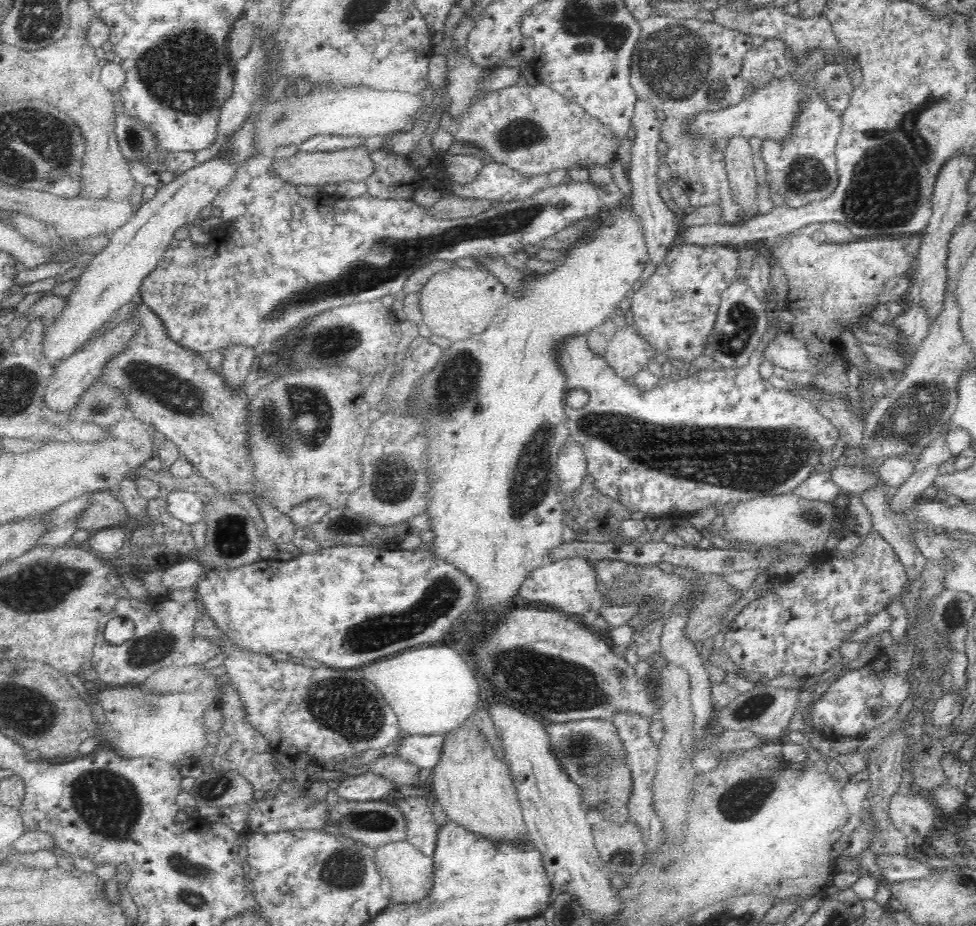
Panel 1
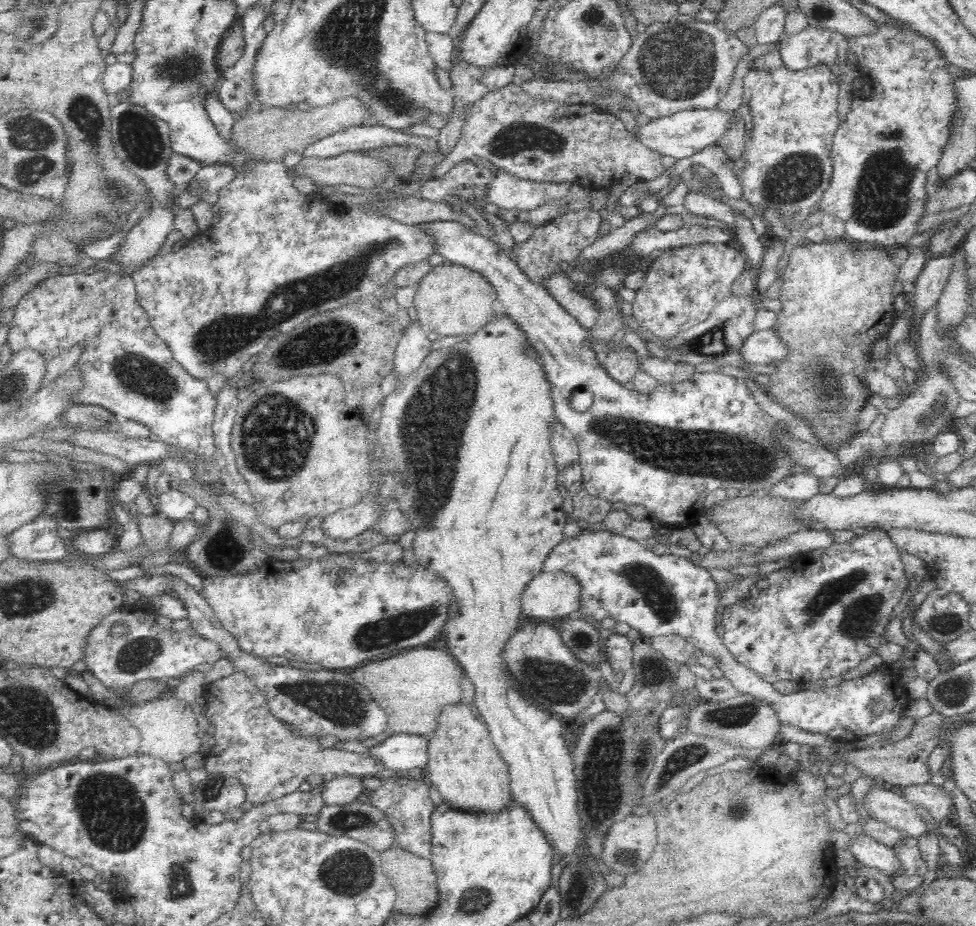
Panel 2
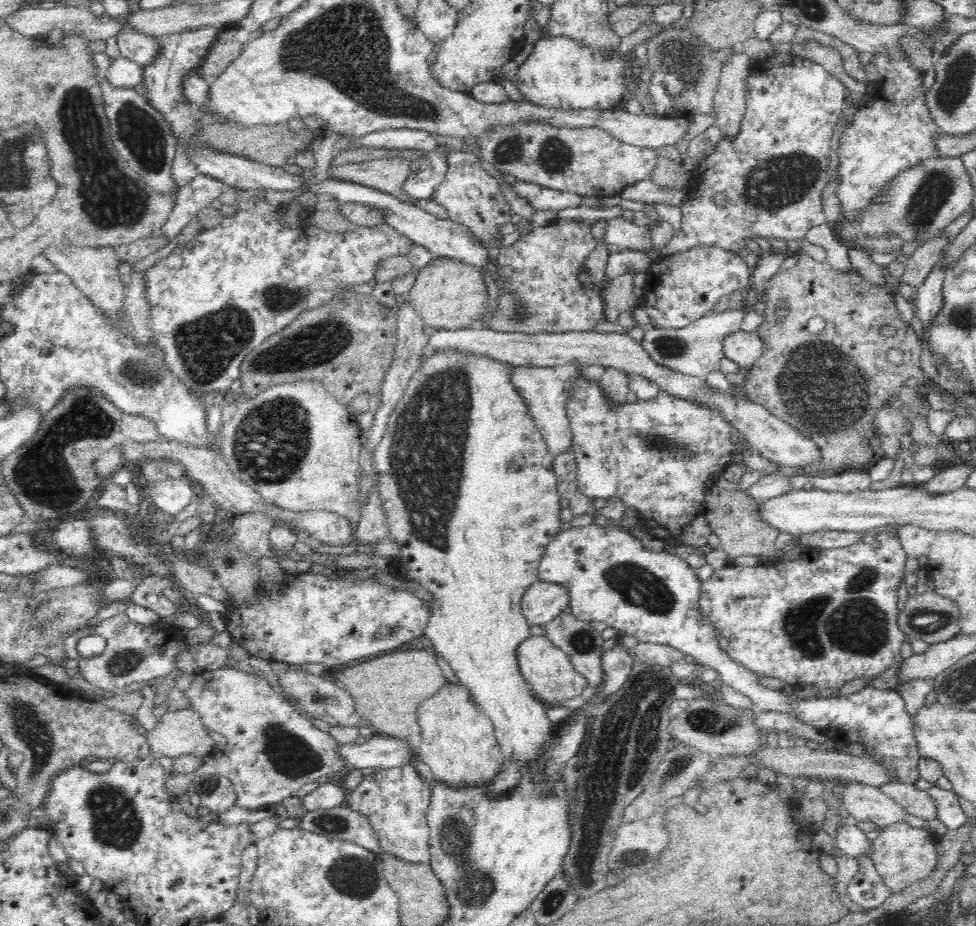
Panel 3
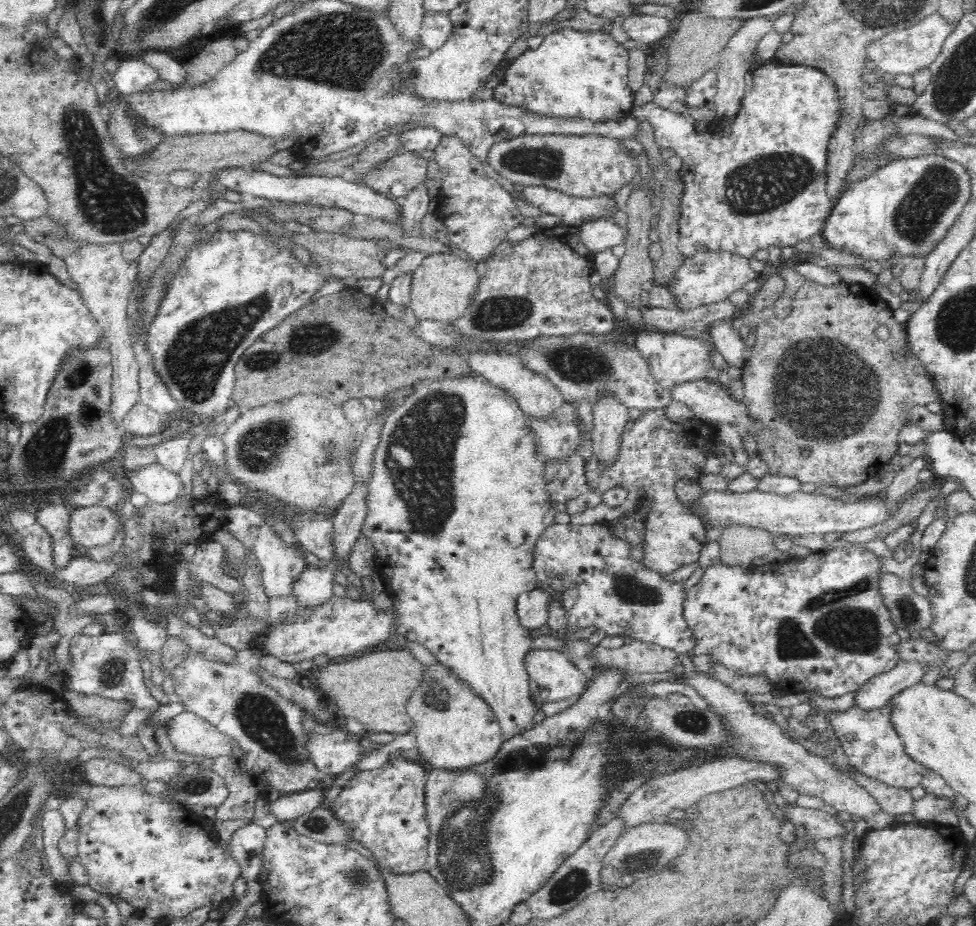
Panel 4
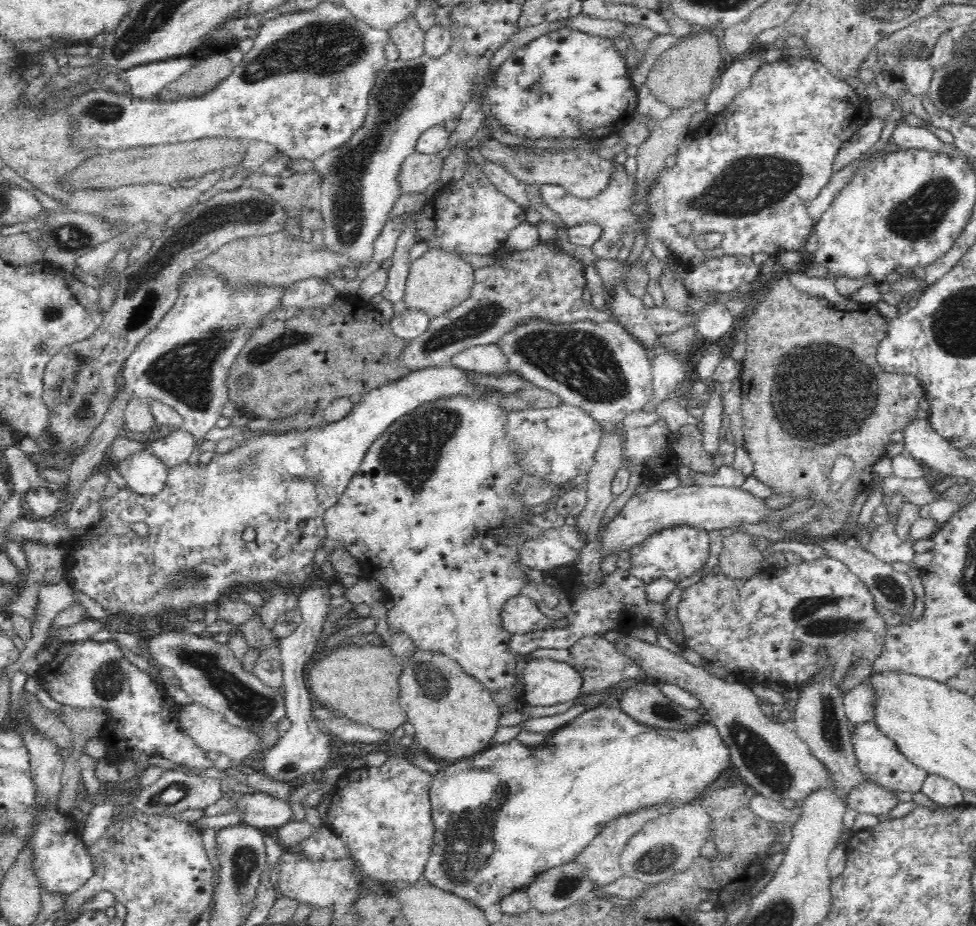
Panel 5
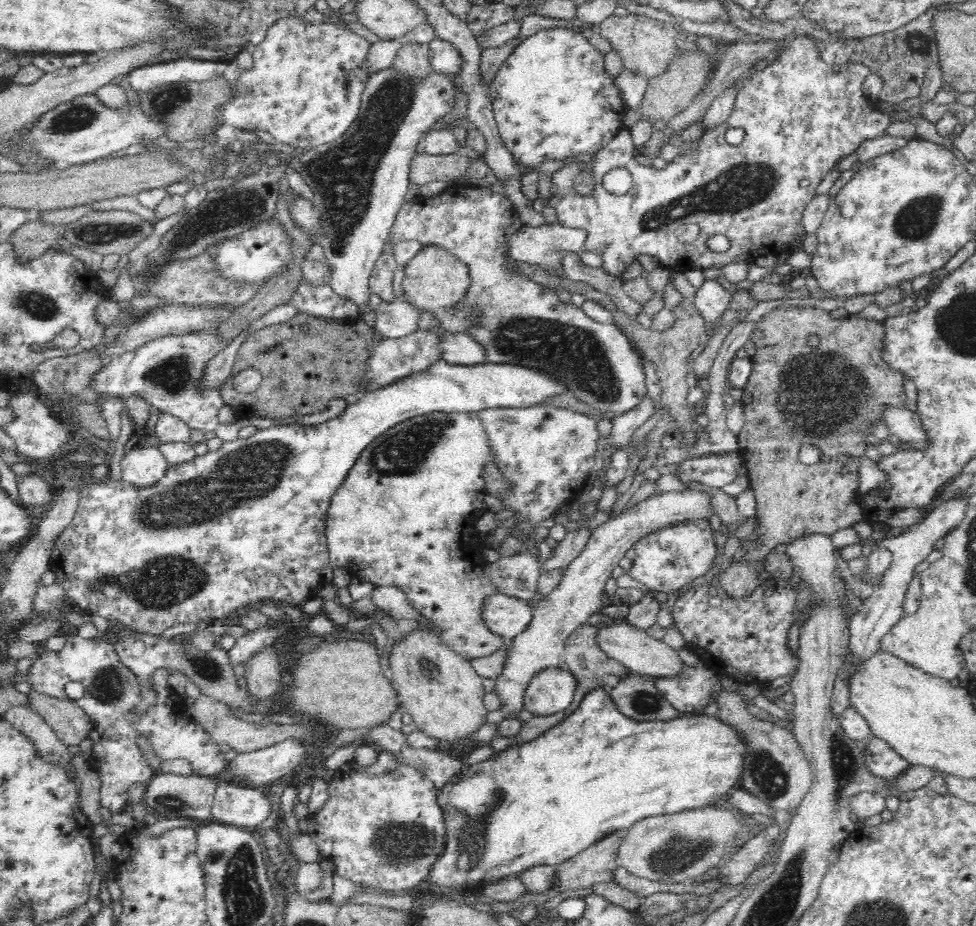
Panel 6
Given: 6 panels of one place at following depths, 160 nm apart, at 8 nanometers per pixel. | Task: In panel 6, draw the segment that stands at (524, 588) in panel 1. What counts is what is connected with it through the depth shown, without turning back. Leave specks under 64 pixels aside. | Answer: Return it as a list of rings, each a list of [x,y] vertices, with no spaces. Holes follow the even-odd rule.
[[[499,593],[487,599],[483,615],[486,625],[508,640],[528,628],[534,618],[533,609],[527,601]]]

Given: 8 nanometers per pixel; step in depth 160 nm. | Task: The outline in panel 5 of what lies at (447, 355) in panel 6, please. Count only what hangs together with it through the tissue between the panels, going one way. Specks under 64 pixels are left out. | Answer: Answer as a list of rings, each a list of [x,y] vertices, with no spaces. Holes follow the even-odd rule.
[[[496,344],[472,346],[451,358],[451,364],[466,372],[484,374],[488,377],[504,378],[512,372],[508,356]]]

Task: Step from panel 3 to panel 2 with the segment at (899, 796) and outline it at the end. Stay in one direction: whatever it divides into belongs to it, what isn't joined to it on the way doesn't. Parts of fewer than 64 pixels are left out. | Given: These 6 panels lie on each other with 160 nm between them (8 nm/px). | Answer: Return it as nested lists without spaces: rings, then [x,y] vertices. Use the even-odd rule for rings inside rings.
[[[926,783],[908,787],[894,787],[894,792],[902,794],[914,806],[921,809],[931,820],[942,822],[952,812],[954,799],[952,793],[943,786]]]

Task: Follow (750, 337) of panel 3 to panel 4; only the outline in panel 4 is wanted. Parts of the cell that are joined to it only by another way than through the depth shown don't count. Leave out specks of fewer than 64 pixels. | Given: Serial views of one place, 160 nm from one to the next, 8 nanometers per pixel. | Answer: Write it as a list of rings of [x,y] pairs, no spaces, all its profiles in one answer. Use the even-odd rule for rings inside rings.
[[[731,319],[717,321],[710,326],[709,332],[716,351],[725,358],[735,373],[739,372],[746,364],[751,351],[746,351],[746,342],[742,340],[742,336],[738,335],[738,331],[732,328]]]

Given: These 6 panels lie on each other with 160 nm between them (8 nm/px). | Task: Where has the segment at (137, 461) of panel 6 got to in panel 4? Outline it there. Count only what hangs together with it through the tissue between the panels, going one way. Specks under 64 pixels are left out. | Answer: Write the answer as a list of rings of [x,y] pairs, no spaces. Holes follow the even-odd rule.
[[[158,464],[132,472],[127,482],[133,491],[146,495],[149,503],[170,504],[183,494],[184,484],[179,474],[173,474]]]

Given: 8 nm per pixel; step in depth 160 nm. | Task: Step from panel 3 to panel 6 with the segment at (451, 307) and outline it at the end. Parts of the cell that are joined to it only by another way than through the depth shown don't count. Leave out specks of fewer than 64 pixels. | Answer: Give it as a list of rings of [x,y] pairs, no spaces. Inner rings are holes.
[[[434,245],[423,247],[404,266],[404,270],[402,286],[405,300],[417,309],[434,314],[460,303],[471,285],[469,267],[445,248]]]

